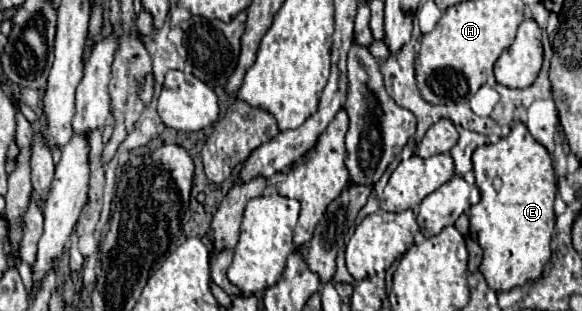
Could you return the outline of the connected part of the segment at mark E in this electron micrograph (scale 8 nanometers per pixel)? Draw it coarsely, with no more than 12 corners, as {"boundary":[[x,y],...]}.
{"boundary":[[518,122],[474,156],[470,234],[494,292],[550,262],[556,176]]}

